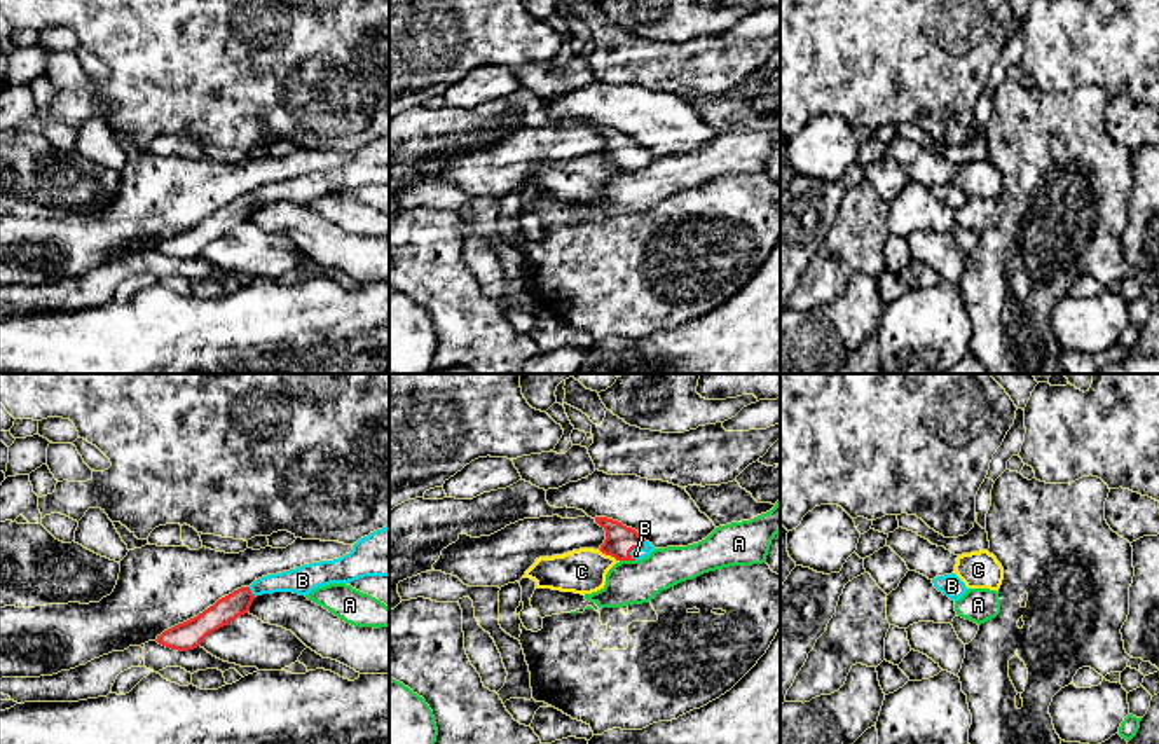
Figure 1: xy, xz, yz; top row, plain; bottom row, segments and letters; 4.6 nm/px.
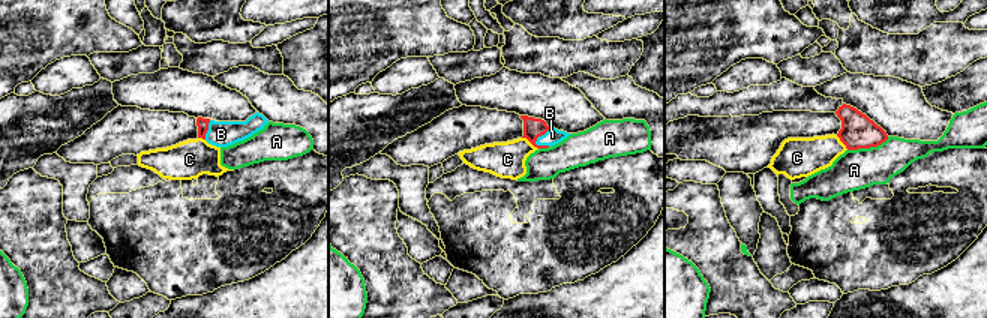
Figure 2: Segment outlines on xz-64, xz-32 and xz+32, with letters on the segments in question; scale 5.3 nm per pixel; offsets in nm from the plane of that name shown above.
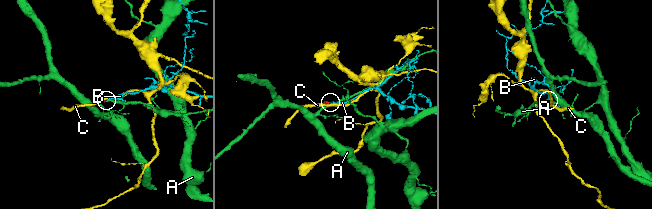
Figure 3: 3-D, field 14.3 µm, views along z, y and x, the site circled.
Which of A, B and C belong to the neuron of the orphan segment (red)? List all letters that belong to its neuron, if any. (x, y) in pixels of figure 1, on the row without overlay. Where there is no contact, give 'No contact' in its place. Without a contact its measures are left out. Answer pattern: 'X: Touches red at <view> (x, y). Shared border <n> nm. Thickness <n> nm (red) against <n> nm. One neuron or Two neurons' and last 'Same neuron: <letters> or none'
A: Touches red at xz (627, 168). Shared border 70 nm. Thickness 140 nm (red) against 200 nm. Two neurons
B: Touches red at xz (636, 156). Shared border 110 nm. Thickness 140 nm (red) against 50 nm. One neuron
C: Touches red at xz (610, 163). Shared border 110 nm. Thickness 140 nm (red) against 200 nm. Two neurons
Same neuron: B

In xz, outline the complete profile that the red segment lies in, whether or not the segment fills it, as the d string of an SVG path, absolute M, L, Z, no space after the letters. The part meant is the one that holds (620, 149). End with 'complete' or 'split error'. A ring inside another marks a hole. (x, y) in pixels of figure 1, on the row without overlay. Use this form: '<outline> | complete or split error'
M595 126L595 131L606 140L606 148L599 159L616 169L639 169L655 159L635 138L618 129Z | split error

